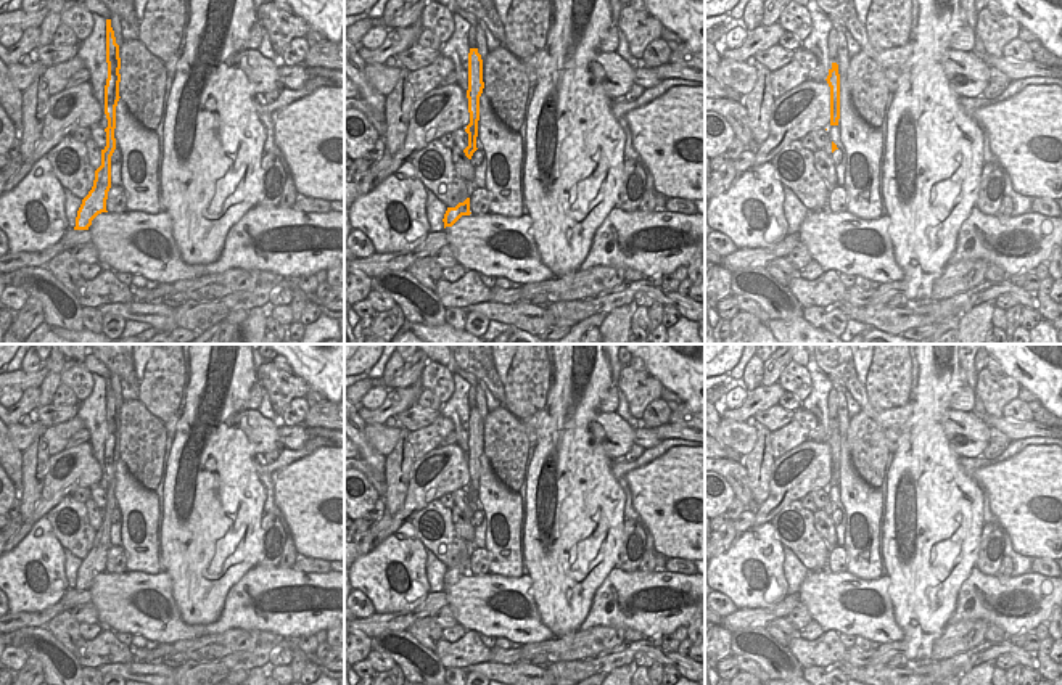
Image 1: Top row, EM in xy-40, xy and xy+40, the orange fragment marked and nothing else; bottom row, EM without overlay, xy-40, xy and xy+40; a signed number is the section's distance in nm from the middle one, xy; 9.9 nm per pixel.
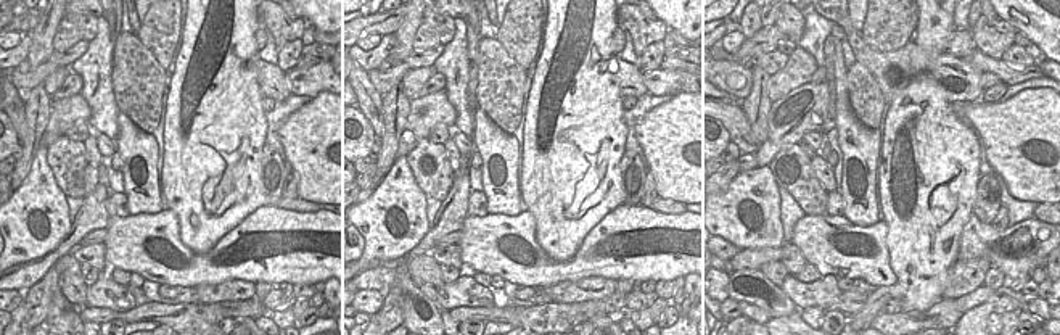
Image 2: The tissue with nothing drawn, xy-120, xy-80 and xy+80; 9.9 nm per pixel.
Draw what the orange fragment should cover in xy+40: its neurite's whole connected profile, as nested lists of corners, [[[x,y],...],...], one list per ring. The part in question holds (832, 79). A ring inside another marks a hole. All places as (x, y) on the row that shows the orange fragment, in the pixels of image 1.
[[[832,63],[829,69],[827,84],[830,87],[830,125],[838,125],[840,119],[840,74],[838,64]]]

